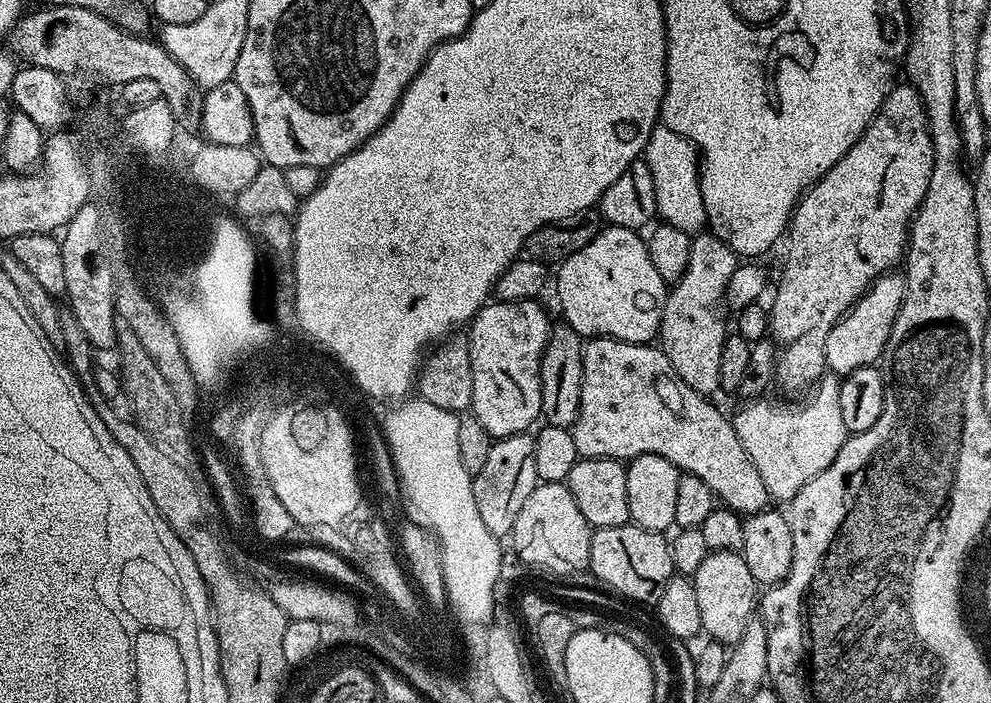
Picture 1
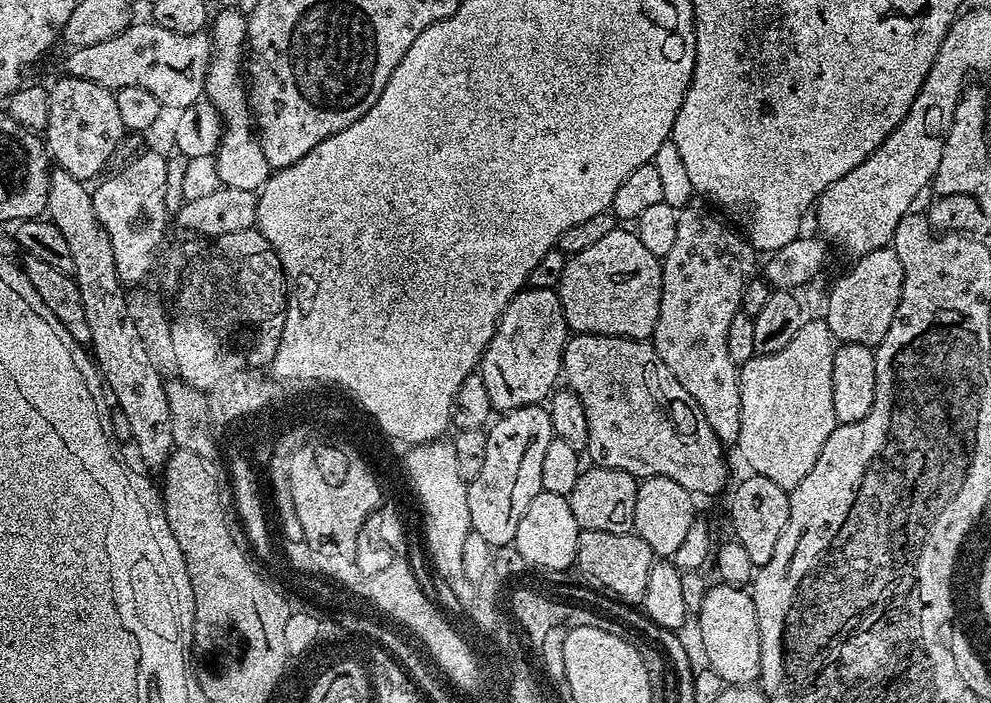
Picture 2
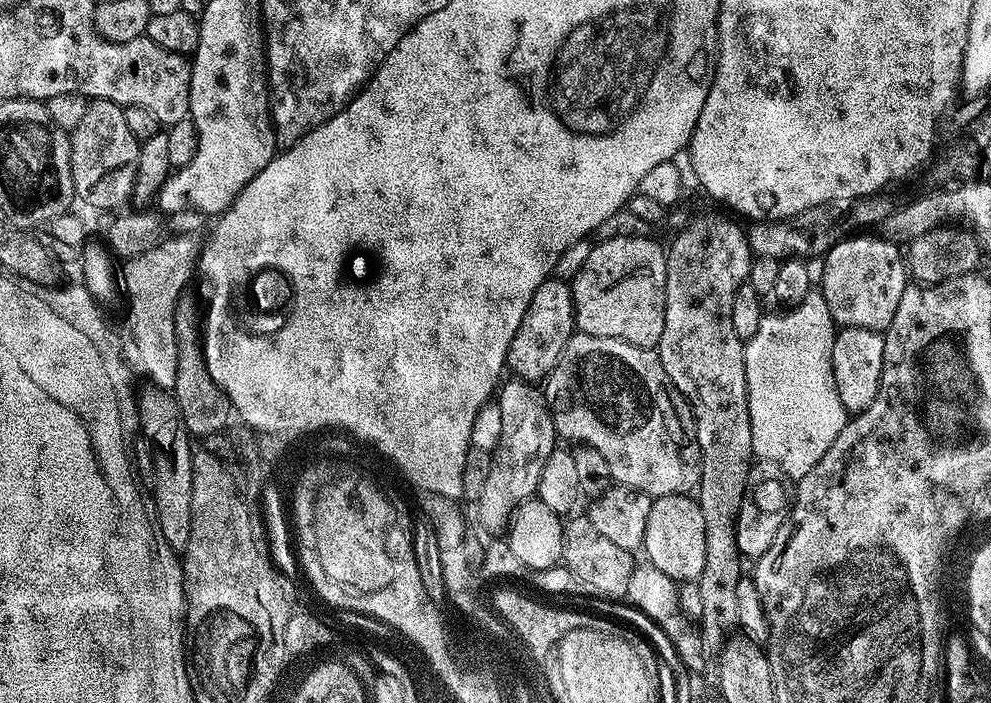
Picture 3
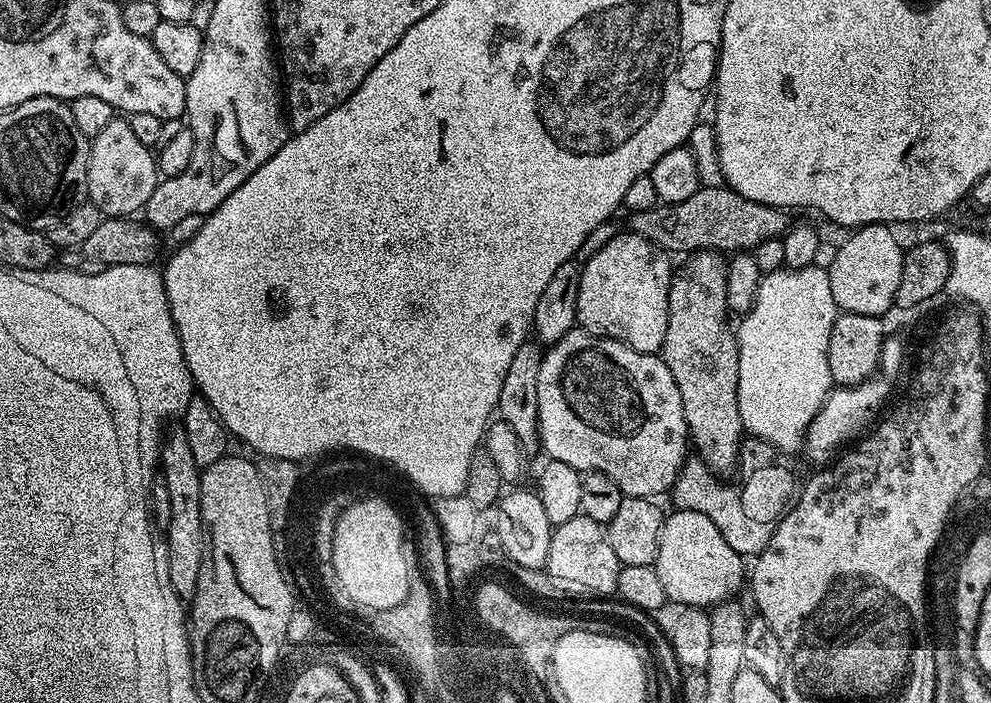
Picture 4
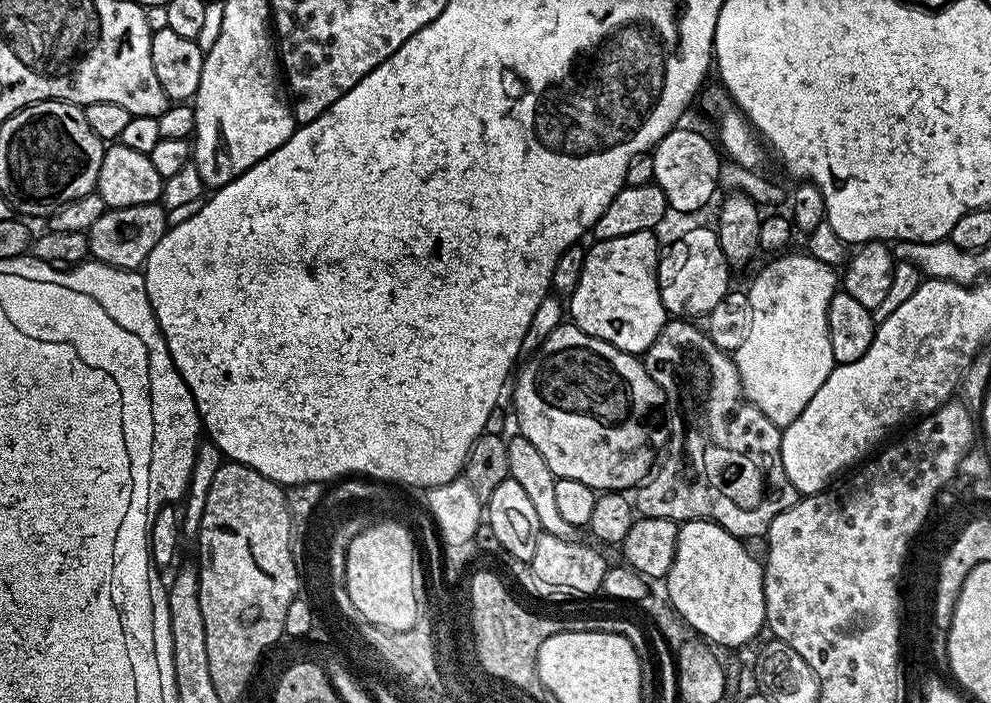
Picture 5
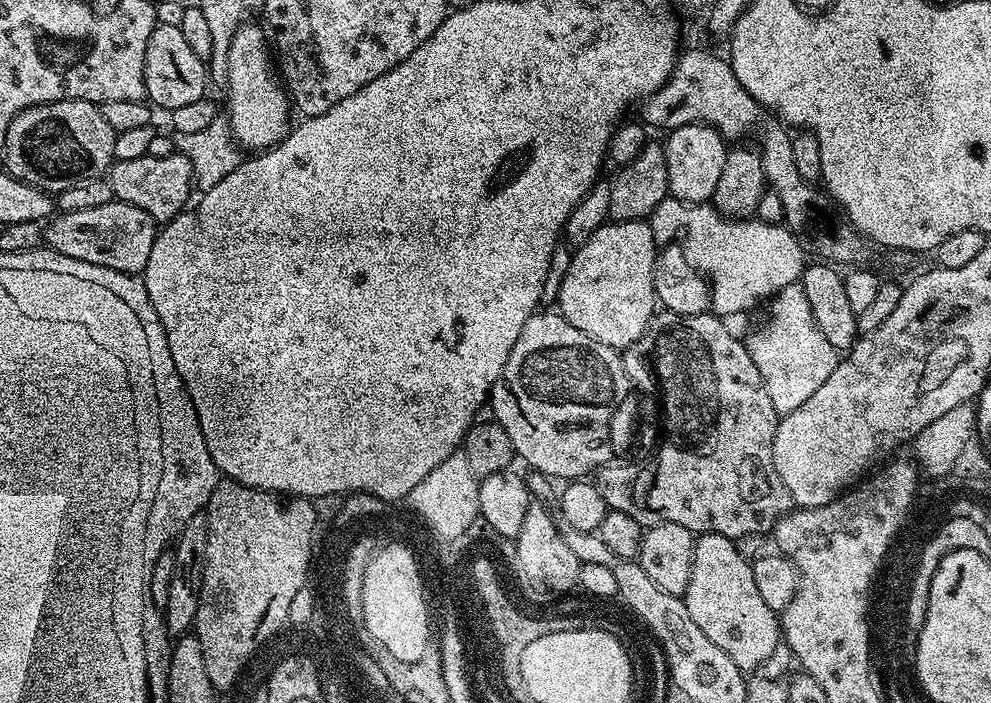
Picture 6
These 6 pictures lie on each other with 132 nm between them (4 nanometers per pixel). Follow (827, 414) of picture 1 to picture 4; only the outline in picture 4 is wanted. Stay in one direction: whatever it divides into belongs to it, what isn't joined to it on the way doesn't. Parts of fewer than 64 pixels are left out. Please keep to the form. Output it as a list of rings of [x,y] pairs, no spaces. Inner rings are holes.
[[[782,267],[777,272],[765,272],[760,277],[758,298],[754,306],[738,324],[738,414],[742,414],[745,433],[757,436],[784,452],[799,453],[810,422],[818,414],[824,399],[832,391],[832,375],[828,361],[830,330],[834,326],[838,309],[830,291],[827,267]]]

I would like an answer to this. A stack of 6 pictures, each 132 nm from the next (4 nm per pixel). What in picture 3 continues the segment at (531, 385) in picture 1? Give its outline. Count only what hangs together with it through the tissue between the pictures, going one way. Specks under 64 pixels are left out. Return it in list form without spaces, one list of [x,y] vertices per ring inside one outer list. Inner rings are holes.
[[[549,278],[534,290],[534,298],[530,298],[530,306],[522,318],[522,326],[518,326],[518,334],[514,334],[514,342],[510,342],[507,371],[513,377],[529,382],[540,382],[554,370],[566,342],[574,334],[576,323],[576,307],[572,305],[572,289],[569,281]]]

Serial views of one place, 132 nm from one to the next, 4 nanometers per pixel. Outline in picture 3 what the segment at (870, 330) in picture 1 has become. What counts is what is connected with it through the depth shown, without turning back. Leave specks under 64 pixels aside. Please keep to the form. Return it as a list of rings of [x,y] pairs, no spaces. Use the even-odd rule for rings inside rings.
[[[854,234],[838,241],[824,261],[824,288],[822,295],[837,325],[846,328],[865,328],[884,333],[894,322],[894,310],[902,290],[910,283],[910,273],[901,245],[891,244],[877,235]]]

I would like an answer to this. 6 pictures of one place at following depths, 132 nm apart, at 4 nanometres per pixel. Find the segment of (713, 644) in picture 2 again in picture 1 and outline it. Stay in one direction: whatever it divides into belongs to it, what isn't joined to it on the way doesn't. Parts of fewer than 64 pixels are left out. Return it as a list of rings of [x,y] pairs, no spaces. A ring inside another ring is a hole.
[[[709,551],[691,581],[694,594],[698,594],[698,611],[702,614],[703,631],[709,632],[712,635],[709,637],[715,643],[725,646],[736,644],[758,608],[758,585],[743,555],[739,552]]]

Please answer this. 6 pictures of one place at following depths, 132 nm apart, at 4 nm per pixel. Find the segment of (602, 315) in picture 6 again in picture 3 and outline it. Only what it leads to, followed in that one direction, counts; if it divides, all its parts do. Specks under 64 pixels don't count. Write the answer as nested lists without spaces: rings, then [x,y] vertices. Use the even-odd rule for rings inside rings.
[[[647,235],[643,236],[627,236],[626,238],[610,238],[609,240],[601,240],[593,243],[589,250],[589,257],[586,258],[585,264],[571,281],[572,289],[572,305],[576,307],[576,323],[575,327],[579,331],[586,334],[594,334],[595,336],[605,336],[606,338],[618,338],[630,342],[639,348],[655,349],[659,345],[662,338],[662,322],[664,321],[664,295],[666,294],[666,266],[668,258],[663,247],[659,248],[654,241],[648,240]]]

